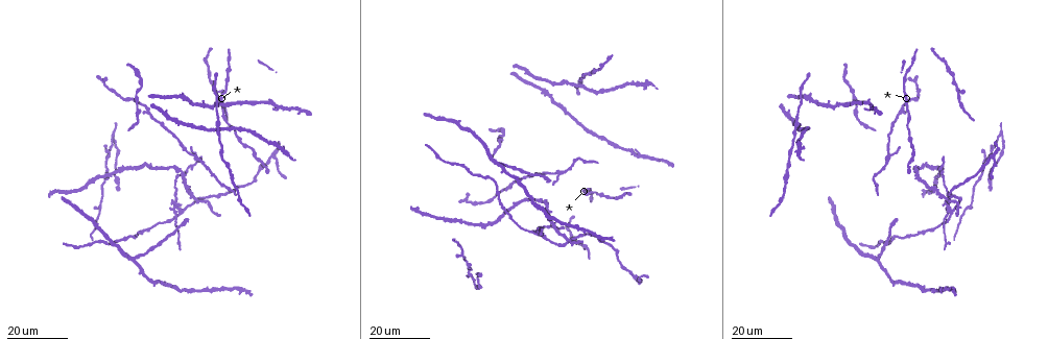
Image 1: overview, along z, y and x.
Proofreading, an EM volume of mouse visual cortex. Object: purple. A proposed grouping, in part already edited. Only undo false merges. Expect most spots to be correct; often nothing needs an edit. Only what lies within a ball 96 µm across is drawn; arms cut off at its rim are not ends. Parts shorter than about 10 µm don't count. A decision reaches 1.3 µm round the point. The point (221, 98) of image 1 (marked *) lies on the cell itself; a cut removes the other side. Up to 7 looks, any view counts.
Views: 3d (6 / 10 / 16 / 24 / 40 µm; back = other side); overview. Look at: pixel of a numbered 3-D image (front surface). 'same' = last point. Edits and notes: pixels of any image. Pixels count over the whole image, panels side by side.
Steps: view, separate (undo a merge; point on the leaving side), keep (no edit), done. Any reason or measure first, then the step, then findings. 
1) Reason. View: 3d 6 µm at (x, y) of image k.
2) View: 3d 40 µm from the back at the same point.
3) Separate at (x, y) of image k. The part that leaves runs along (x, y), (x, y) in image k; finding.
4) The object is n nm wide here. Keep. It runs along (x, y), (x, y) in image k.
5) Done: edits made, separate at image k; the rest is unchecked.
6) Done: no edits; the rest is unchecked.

View: 3d 24 µm at (150, 117) of image 1.

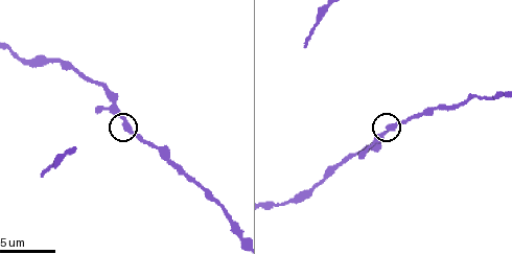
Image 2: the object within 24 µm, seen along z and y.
View: 3d 6 µm at (126, 129) of image 2.

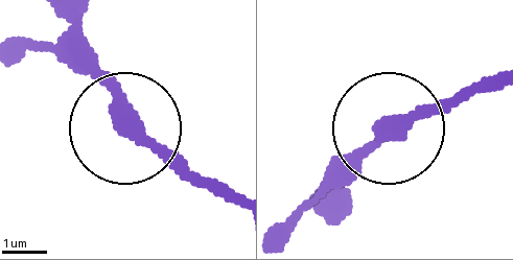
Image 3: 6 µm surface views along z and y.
View: 3d 6 µm from the back at (125, 126) of image 3.

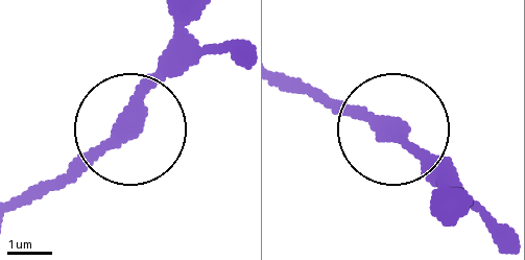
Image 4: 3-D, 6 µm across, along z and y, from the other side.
The side arm is 28 µm long. Keep. It runs along (279, 79), (368, 113), (454, 195) in image 4; all the same cell.

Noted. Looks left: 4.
Calibre changes. View: 3d 24 µm at (970, 205) of image 1.

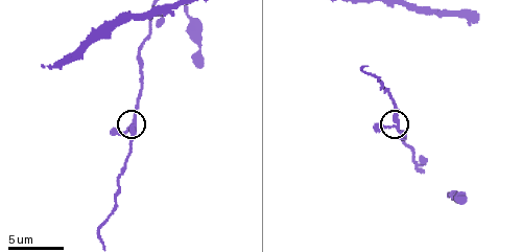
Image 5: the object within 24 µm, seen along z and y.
View: 3d 10 µm at (133, 121) of image 5.

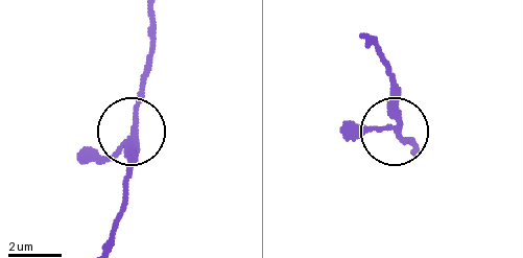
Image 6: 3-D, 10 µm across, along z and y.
Keep. All the same cell.

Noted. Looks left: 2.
Three arms meet. View: 3d 24 µm at (204, 196) of image 1.

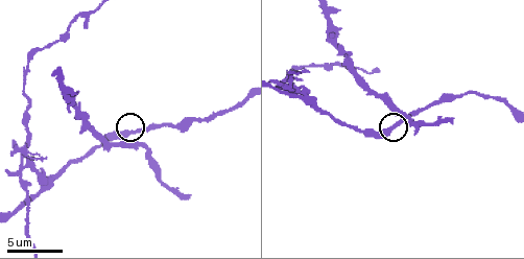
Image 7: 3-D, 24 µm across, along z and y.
Zoom in. View: 3d 6 µm at (135, 131) of image 7.

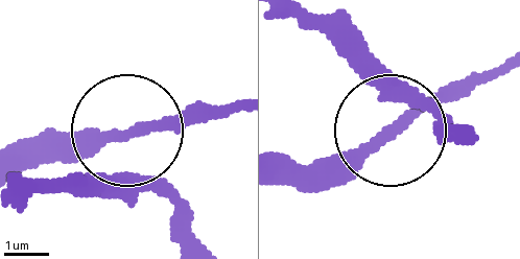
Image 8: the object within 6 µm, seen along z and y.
3 arms meet here. Keep. It runs along (39, 182), (117, 178), (133, 130), (214, 118) in image 8; all the same cell.

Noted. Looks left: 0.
Done: no edits; the rest is unchecked.

